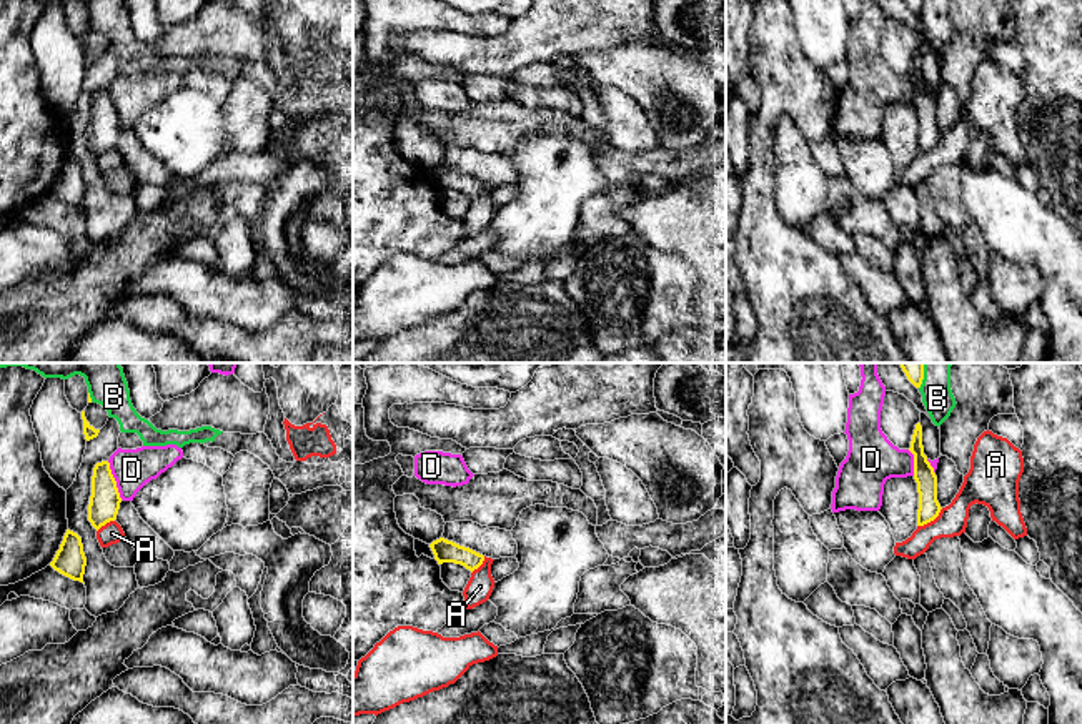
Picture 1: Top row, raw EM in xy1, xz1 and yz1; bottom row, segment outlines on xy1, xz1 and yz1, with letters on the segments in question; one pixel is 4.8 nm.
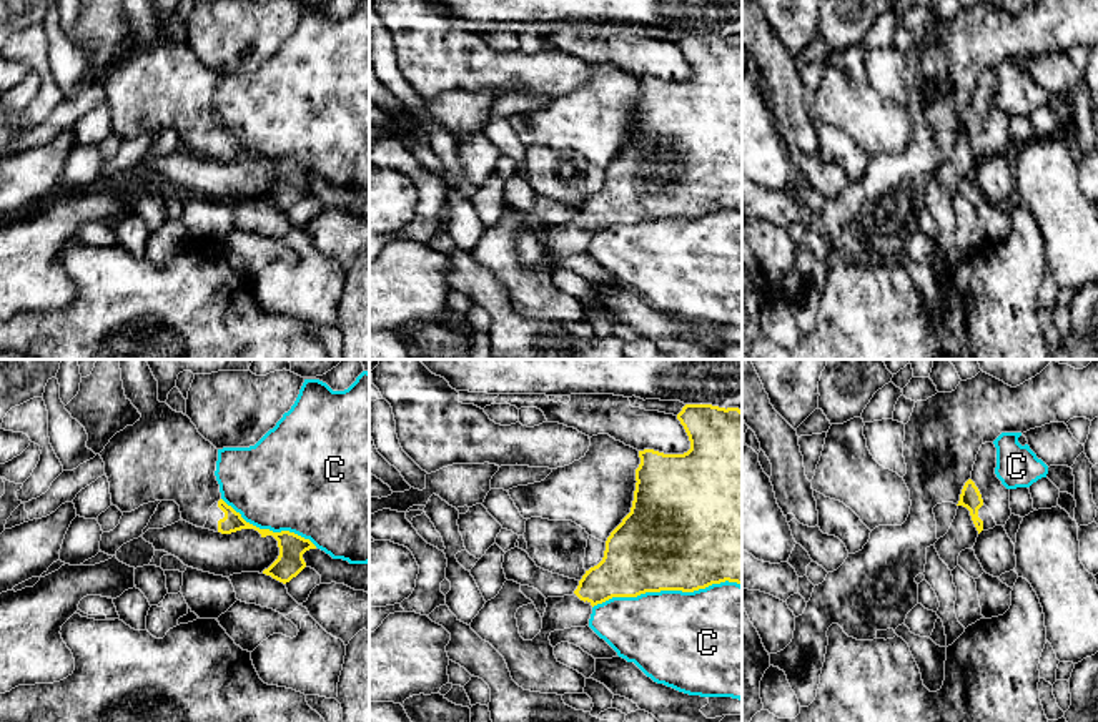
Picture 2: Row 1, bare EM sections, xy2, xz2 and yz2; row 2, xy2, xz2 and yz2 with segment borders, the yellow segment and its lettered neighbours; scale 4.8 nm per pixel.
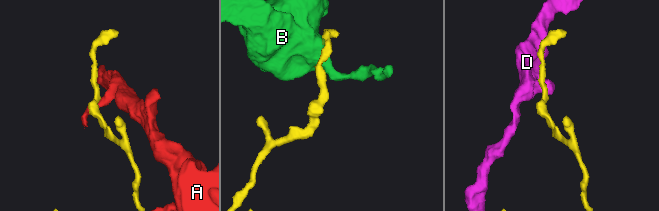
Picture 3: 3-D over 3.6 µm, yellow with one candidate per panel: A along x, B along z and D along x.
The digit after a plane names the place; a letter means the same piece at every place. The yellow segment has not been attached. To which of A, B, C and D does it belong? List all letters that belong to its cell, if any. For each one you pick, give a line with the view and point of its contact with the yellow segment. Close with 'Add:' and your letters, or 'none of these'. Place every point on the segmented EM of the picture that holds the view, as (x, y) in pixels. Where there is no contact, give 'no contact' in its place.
Add: none of these

